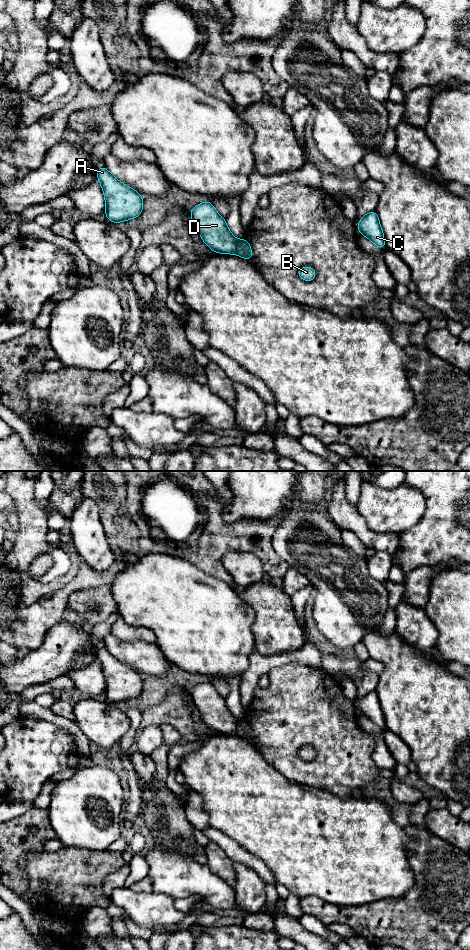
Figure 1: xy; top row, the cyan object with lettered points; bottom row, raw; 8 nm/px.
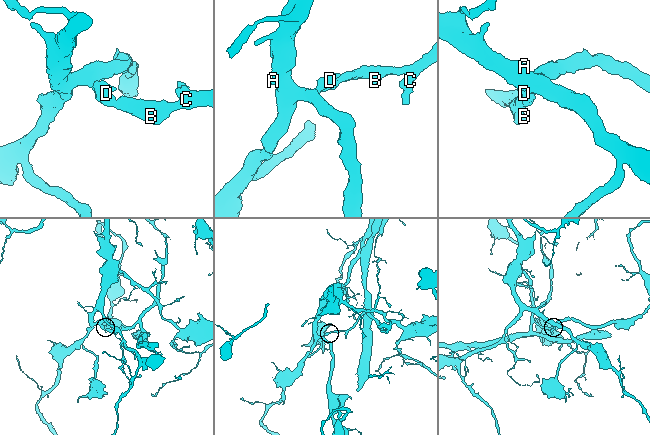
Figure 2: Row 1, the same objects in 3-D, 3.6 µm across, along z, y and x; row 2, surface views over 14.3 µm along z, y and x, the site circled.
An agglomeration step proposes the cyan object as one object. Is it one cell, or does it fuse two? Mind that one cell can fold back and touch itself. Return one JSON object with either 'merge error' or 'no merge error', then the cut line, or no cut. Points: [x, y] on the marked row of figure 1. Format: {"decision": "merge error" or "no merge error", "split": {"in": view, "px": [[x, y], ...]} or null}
{"decision": "merge error", "split": {"in": "xy", "px": [[238, 240], [234, 253]]}}

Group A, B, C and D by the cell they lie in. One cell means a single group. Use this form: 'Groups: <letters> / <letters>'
Groups: A D / B C

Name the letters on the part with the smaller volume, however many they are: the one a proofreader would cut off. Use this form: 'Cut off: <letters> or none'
Cut off: B, C

